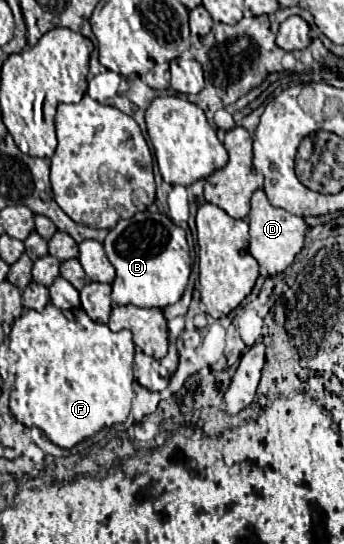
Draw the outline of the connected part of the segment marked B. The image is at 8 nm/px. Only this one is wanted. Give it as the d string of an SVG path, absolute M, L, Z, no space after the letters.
M147 210L137 212L129 220L119 220L117 226L109 230L103 246L109 262L117 270L111 294L115 304L165 308L183 296L193 259L185 240L185 230L173 224L165 214Z

